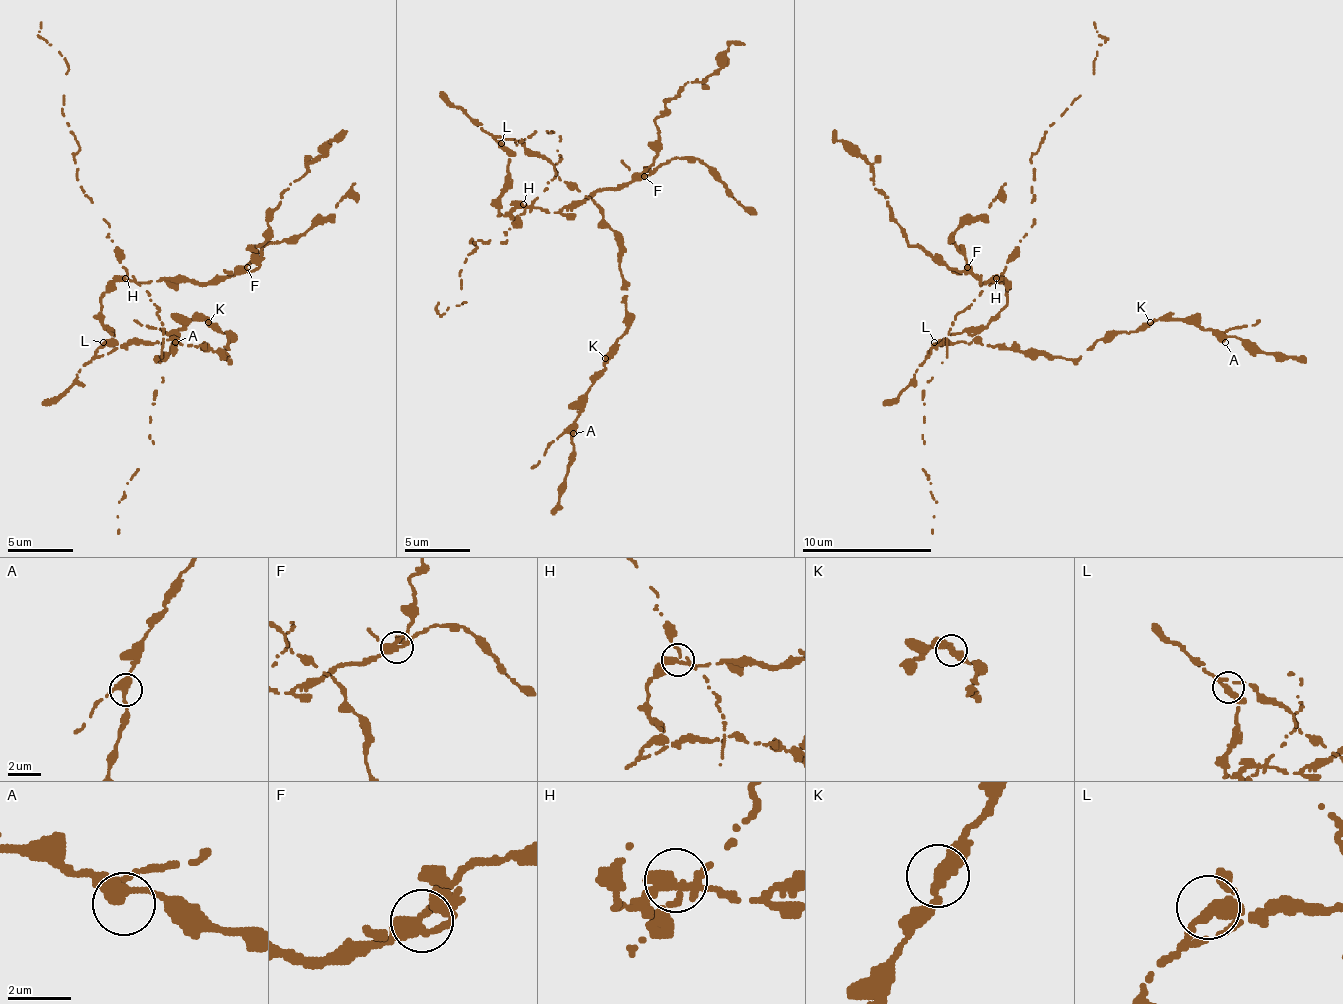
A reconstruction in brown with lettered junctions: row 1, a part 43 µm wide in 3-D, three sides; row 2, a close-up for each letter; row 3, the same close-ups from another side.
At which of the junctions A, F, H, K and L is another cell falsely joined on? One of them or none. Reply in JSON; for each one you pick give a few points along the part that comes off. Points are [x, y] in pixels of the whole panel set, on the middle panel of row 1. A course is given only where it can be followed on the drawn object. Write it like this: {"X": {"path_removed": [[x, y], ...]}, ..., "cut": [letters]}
{"cut": ["H"]}

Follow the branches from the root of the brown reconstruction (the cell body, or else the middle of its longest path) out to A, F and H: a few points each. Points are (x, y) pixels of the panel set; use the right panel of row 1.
A: (941, 342), (931, 352), (977, 339), (1078, 358), (1101, 339), (1156, 319), (1195, 322), (1225, 342)
F: (941, 342), (980, 329), (1006, 303), (1003, 280), (983, 283), (967, 267)
H: (941, 342), (957, 332), (980, 329), (1006, 303), (1006, 286), (996, 277)

